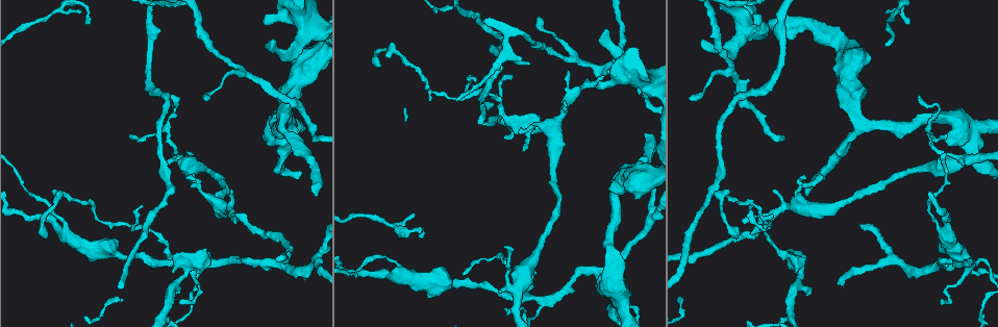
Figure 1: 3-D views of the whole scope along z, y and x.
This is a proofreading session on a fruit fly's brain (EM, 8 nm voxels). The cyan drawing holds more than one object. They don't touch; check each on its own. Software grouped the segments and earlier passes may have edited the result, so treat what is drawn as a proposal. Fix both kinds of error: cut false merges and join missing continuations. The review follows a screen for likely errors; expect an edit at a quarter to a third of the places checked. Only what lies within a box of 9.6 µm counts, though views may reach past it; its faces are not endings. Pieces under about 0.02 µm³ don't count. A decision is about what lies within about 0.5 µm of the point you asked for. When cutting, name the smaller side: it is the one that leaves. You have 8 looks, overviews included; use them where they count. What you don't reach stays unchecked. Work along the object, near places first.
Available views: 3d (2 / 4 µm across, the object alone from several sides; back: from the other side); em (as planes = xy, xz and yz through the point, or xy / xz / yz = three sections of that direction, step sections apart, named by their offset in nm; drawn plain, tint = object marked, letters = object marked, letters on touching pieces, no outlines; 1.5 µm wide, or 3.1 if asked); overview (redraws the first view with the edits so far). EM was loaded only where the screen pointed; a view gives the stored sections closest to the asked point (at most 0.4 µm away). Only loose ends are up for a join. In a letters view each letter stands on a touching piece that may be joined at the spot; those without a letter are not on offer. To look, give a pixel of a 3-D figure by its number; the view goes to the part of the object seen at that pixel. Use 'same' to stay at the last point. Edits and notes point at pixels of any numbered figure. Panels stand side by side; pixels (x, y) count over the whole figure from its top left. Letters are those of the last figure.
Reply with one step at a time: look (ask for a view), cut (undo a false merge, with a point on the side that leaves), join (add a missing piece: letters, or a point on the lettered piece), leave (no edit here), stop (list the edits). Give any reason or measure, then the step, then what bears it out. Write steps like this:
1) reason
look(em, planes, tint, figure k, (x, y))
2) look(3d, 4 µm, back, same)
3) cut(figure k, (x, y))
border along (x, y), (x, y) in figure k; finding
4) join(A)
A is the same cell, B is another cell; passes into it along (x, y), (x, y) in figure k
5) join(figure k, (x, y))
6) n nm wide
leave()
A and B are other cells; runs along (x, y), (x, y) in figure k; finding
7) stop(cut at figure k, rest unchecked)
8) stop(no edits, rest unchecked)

free end
look(em, xy, step 4, letters, figure 1, (650, 136))

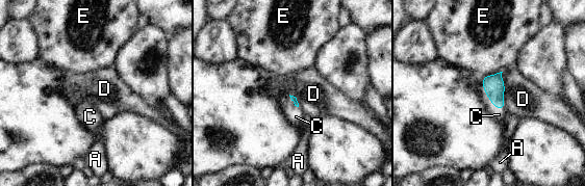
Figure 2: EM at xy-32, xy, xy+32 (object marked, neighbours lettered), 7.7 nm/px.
join(C)
C is the same cell, A, D and E are other cells; passes into it along (493, 84), (490, 100), (499, 114) in figure 2; the neuron continues

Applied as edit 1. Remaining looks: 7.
tapers out
look(em, yz, step 8, letters, figure 1, (141, 206))

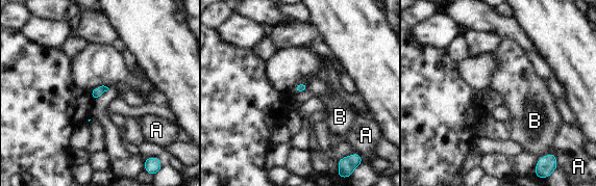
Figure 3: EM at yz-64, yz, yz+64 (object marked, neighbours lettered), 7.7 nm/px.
leave()
A and B are other cells; border along (299, 82), (304, 82), (308, 85) in figure 3; none of them fits

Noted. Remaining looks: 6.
thin end
look(em, planes, letters, figure 1, (506, 246))

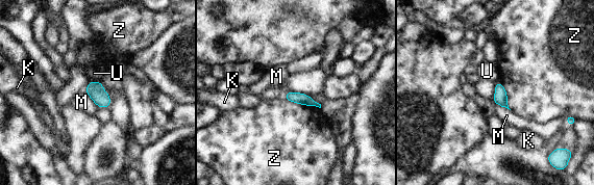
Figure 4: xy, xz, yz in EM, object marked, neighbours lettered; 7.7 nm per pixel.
Z touches over 300 nm
leave()
K, M, U and Z are other cells; border along (83, 91), (96, 104) in figure 4; no lettered piece goes on from it

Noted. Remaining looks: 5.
stop(join at figure 2, rest unchecked)

